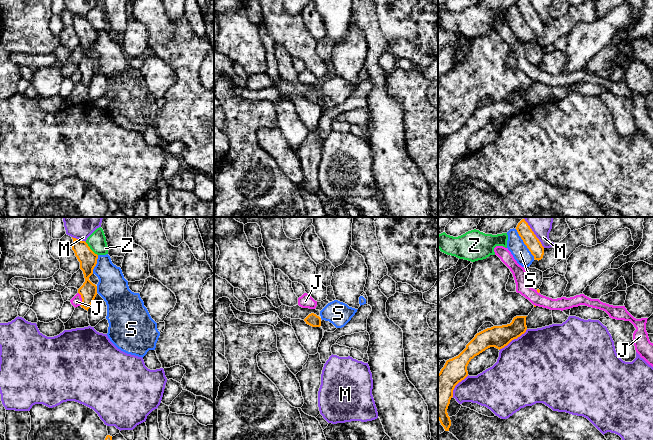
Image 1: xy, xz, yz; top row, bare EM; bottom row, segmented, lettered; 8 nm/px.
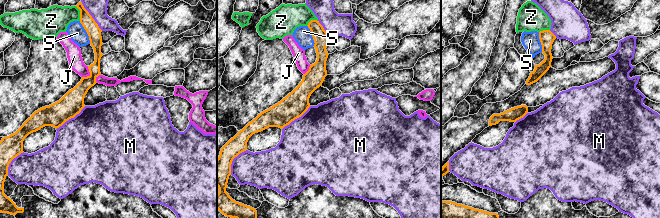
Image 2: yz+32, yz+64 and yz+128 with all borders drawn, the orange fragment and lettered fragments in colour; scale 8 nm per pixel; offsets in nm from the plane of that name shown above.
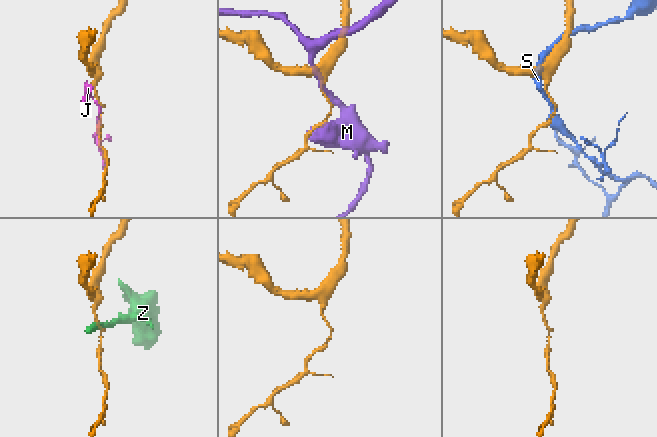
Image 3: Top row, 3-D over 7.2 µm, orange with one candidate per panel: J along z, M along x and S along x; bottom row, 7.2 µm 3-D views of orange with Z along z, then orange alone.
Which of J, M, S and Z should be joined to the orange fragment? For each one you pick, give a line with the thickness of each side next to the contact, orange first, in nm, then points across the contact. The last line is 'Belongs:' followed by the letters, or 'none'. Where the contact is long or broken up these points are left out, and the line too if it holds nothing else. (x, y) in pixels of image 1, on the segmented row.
Belongs: none

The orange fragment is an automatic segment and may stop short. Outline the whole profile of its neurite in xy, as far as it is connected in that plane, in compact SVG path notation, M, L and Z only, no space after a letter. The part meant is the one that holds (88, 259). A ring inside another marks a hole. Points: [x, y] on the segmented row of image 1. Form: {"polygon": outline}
{"polygon": "M73 238L72 250L80 262L80 269L83 271L85 282L78 289L81 295L81 307L88 311L97 295L97 286L93 284L89 277L93 274L93 269L97 264L98 255L95 254L85 241Z"}

